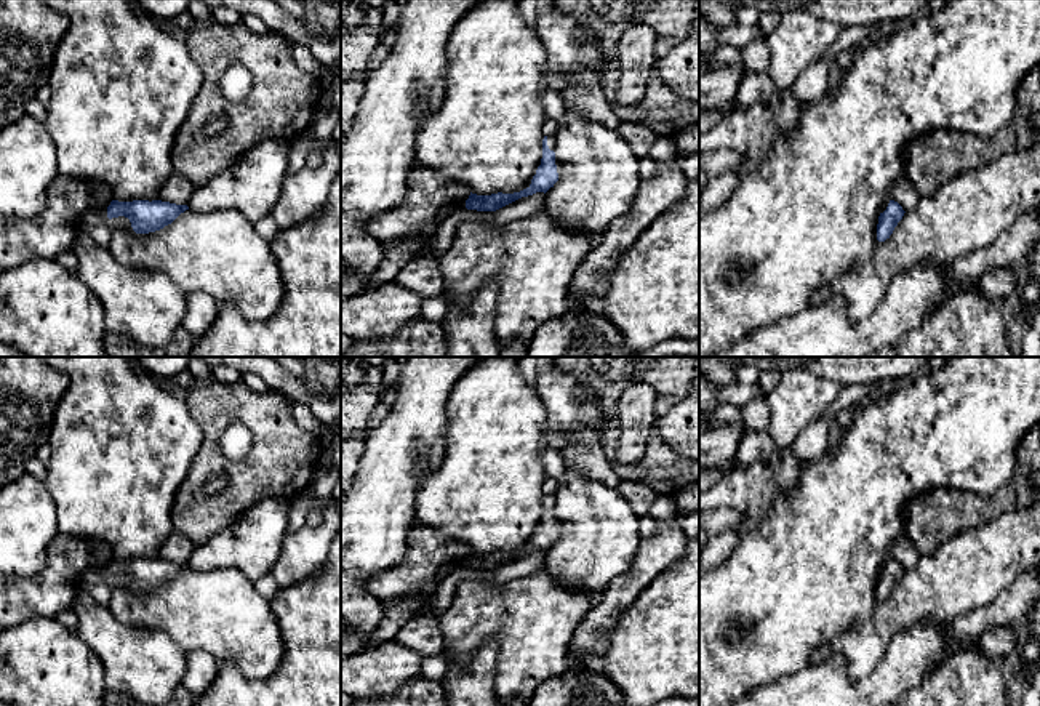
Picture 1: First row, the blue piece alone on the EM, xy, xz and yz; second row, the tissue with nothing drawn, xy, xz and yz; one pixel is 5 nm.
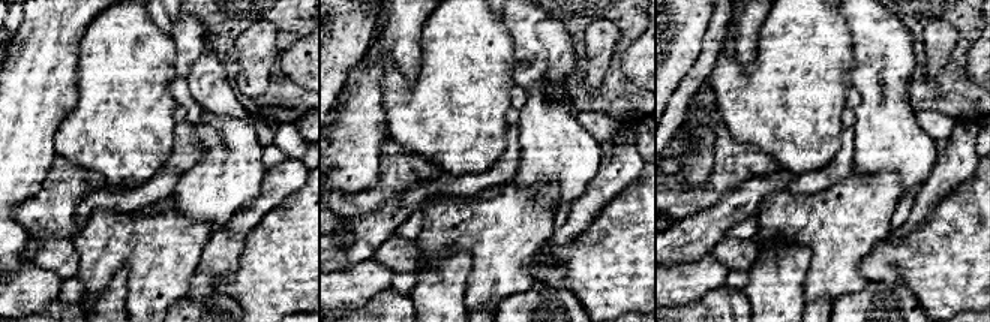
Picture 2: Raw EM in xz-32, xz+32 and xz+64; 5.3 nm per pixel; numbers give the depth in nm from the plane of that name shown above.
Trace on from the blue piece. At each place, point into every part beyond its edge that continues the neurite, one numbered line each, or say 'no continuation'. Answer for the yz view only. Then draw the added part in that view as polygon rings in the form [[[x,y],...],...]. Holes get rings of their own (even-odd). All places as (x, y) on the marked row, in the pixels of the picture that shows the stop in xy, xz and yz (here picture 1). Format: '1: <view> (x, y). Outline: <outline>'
no continuation

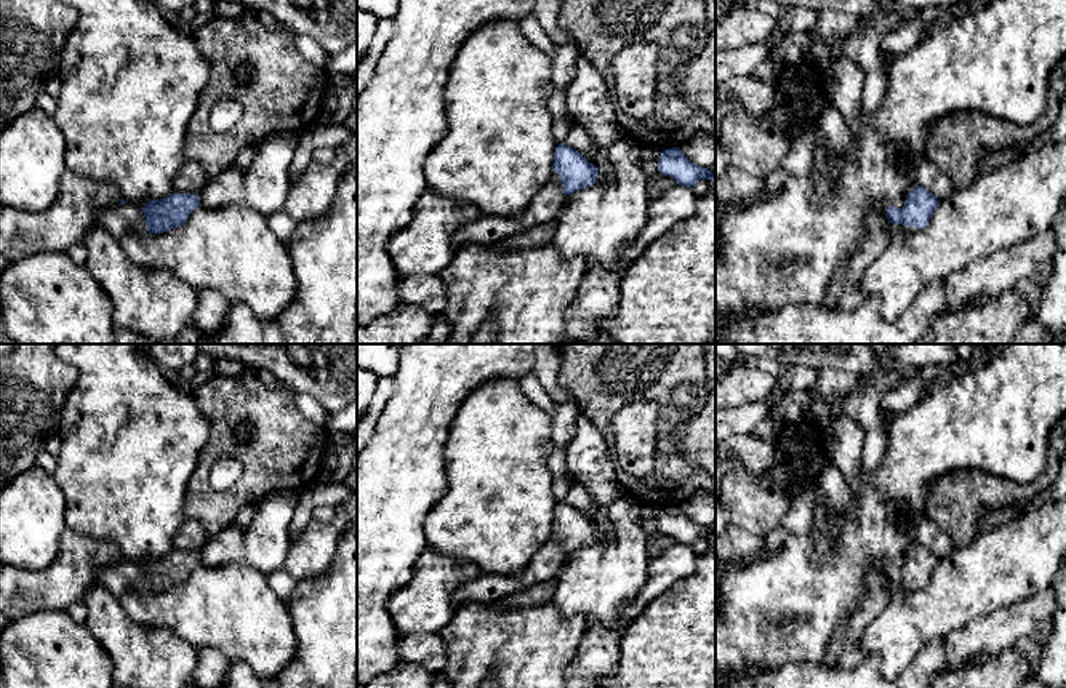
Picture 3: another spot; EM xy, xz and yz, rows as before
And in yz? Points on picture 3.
no continuation

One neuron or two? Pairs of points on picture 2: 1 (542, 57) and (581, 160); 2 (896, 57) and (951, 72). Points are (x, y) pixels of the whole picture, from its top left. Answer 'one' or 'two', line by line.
1: one
2: two

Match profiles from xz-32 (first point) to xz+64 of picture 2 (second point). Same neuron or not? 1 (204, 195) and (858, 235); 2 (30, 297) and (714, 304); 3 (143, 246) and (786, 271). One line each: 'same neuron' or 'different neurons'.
1: different neurons
2: different neurons
3: different neurons

